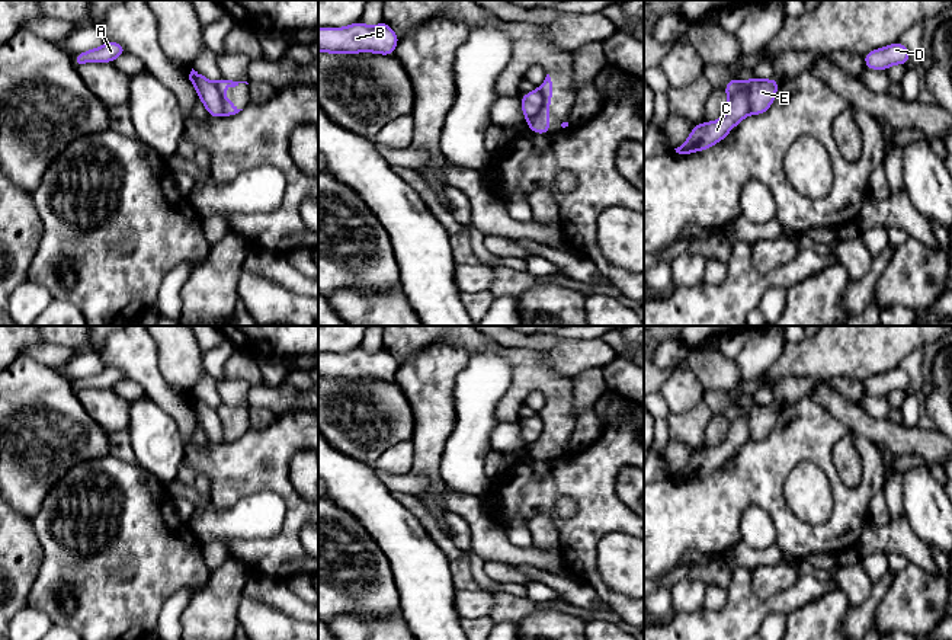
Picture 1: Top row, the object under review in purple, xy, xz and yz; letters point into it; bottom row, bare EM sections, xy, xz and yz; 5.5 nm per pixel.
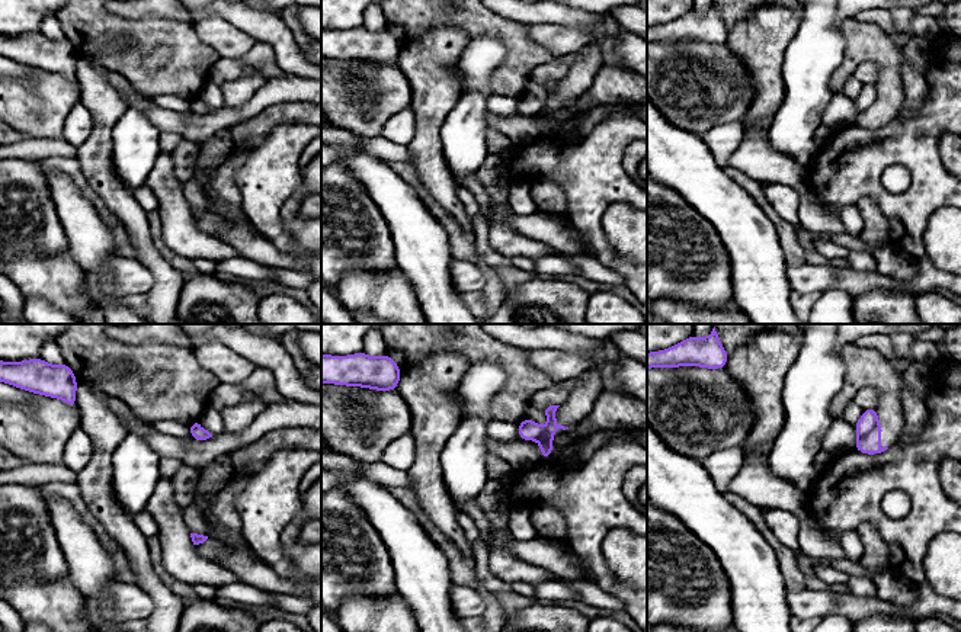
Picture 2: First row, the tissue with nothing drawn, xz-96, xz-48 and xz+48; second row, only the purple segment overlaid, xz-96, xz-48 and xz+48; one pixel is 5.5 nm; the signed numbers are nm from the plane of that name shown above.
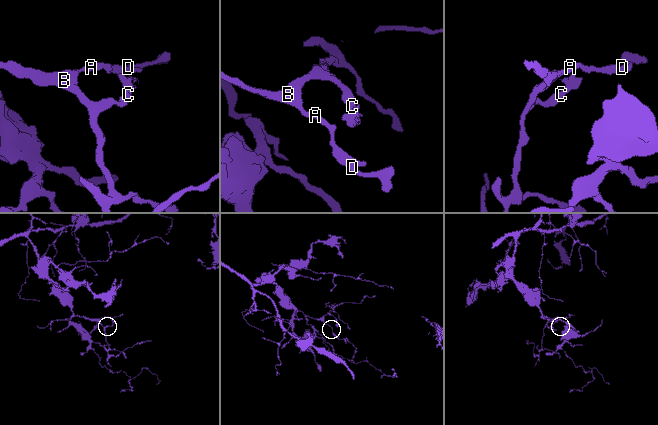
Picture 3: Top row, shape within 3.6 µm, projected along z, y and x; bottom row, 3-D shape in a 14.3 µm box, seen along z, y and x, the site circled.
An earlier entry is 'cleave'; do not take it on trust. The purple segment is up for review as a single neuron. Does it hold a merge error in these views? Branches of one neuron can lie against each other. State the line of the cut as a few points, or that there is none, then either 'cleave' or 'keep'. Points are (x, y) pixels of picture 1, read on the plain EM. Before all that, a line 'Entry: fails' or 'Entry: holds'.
Entry: holds
yz (728, 422), (746, 418), (750, 438) | cleave

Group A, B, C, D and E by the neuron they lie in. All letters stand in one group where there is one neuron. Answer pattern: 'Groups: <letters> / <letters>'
Groups: A B C D / E

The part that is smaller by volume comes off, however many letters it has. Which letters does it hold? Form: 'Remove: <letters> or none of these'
Remove: E

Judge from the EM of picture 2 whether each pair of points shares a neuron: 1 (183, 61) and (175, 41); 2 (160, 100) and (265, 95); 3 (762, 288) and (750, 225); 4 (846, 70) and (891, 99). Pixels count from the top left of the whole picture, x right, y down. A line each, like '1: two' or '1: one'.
1: one
2: two
3: one
4: one

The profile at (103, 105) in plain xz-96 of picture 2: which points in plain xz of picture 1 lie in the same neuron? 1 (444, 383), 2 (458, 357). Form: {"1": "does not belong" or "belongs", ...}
{"1": "belongs", "2": "belongs"}

